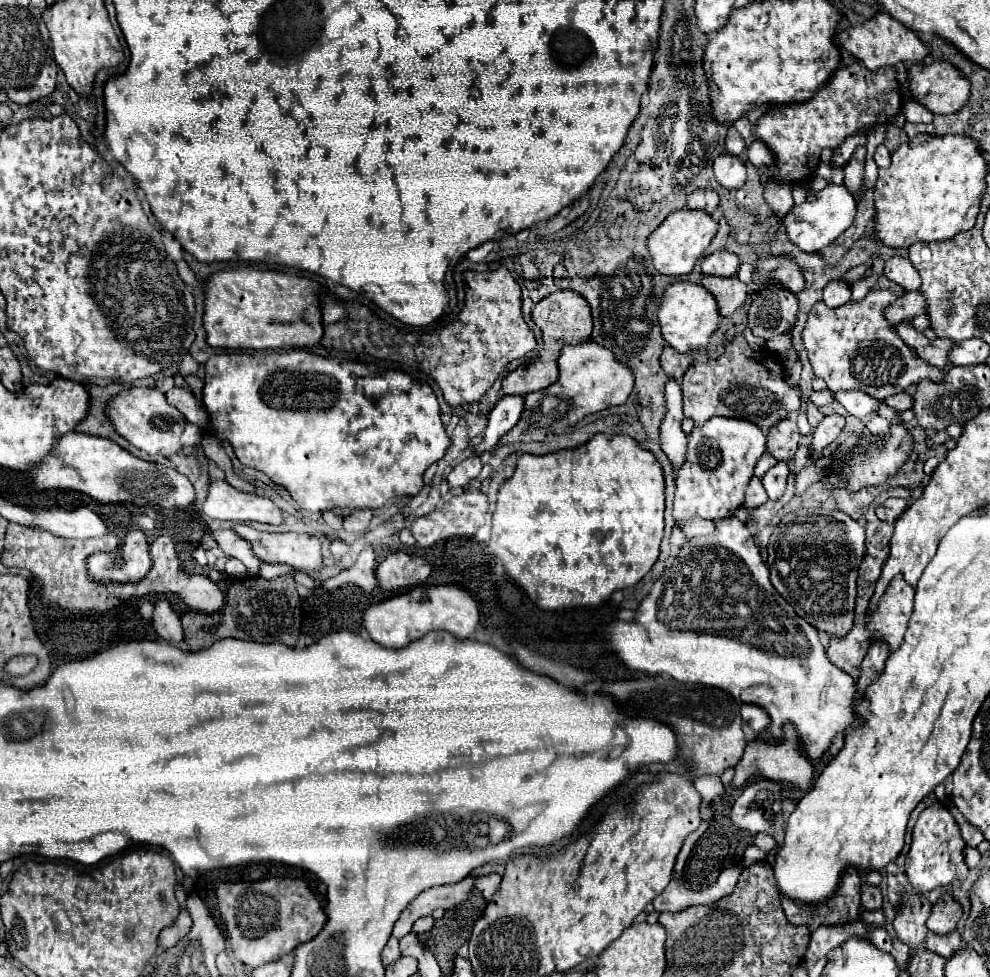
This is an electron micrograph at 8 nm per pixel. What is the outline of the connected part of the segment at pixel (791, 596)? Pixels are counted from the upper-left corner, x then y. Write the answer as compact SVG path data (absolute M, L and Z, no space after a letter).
M803 507L783 515L767 551L771 583L795 613L815 629L837 637L845 635L853 623L857 573L865 555L865 527L839 509Z

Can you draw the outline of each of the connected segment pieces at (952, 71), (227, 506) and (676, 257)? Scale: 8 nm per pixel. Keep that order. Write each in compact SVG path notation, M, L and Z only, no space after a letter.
M937 59L931 63L923 61L923 63L915 63L909 67L909 89L915 95L915 99L919 103L923 103L929 111L949 115L949 113L957 113L967 103L969 91L971 91L971 81L953 63L949 63L945 59Z
M211 479L203 511L211 519L229 519L237 523L261 521L279 525L283 521L281 509L261 495L249 495L231 487L225 479Z
M679 209L675 213L671 213L661 223L661 227L657 227L655 233L651 233L651 237L647 241L655 269L663 275L687 275L687 273L691 273L695 261L703 257L703 253L709 247L711 239L715 237L717 229L719 229L719 223L711 215L707 215L705 211Z

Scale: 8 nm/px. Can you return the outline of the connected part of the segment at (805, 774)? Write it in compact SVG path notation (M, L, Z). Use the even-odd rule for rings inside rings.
M785 725L784 738L781 743L777 742L770 745L765 741L761 741L761 739L755 739L755 741L747 743L741 761L735 765L735 777L733 777L731 785L743 787L743 783L751 775L761 775L763 779L769 779L769 781L789 783L789 785L793 785L793 787L797 787L801 791L807 791L811 787L811 783L813 783L813 766L801 748L798 733L793 725Z

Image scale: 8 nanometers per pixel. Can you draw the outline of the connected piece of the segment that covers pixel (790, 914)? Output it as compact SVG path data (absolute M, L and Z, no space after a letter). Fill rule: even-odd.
M847 871L843 883L839 883L839 895L831 899L831 903L823 903L823 907L803 909L801 903L791 903L791 899L781 897L783 911L793 925L805 925L809 933L815 933L821 925L839 927L849 925L861 919L861 875L857 871Z

